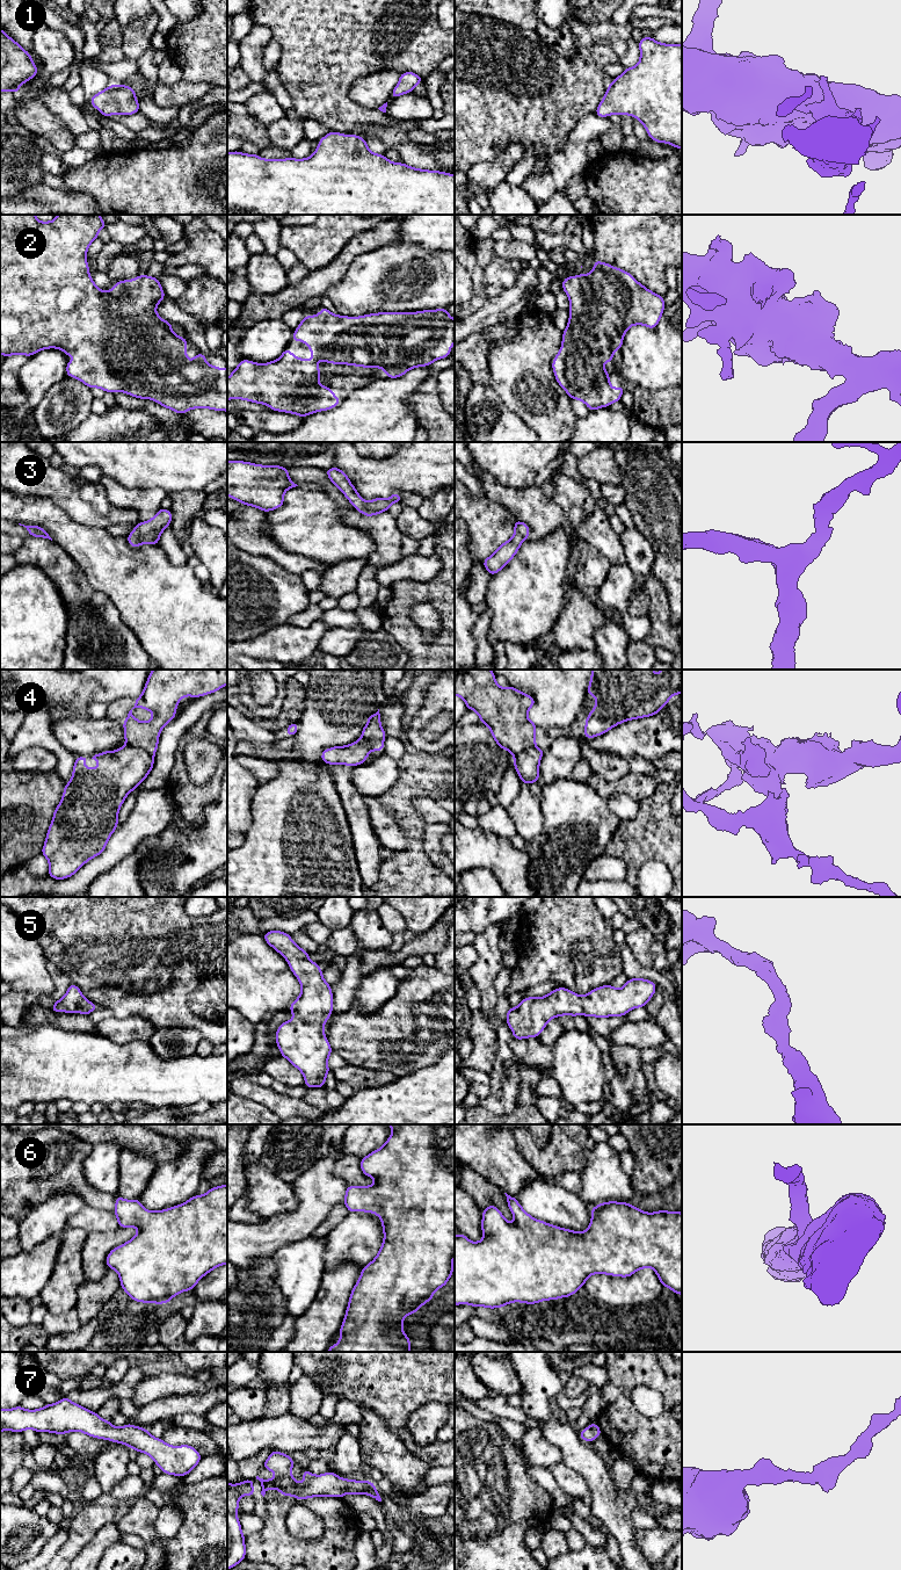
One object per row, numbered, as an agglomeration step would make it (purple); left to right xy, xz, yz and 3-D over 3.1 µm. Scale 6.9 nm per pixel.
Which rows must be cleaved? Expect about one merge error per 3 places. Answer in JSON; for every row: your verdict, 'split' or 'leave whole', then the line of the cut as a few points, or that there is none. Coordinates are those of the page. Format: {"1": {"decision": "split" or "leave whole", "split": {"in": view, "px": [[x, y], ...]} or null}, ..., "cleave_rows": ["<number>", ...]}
{"1": {"decision": "leave whole", "split": null}, "2": {"decision": "leave whole", "split": null}, "3": {"decision": "leave whole", "split": null}, "4": {"decision": "split", "split": {"in": "xy", "px": [[126, 743], [144, 749], [153, 757]]}}, "5": {"decision": "leave whole", "split": null}, "6": {"decision": "leave whole", "split": null}, "7": {"decision": "leave whole", "split": null}, "cleave_rows": ["4"]}

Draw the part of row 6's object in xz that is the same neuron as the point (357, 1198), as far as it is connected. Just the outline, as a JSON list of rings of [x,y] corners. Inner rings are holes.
[[[388,1124],[393,1134],[386,1143],[361,1159],[361,1170],[366,1177],[375,1179],[372,1186],[347,1186],[344,1206],[349,1213],[366,1211],[376,1214],[382,1220],[384,1231],[383,1245],[376,1258],[363,1267],[362,1273],[351,1290],[344,1319],[340,1329],[340,1341],[329,1346],[327,1352],[409,1352],[410,1346],[404,1330],[404,1318],[415,1314],[424,1303],[433,1301],[434,1293],[444,1287],[453,1272],[452,1258],[455,1257],[455,1124]]]

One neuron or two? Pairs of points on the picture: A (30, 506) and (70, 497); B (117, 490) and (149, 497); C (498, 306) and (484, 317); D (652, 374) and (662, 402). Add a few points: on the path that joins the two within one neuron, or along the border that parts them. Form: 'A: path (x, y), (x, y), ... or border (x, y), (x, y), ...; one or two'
A: border (24, 497), (48, 498), (72, 519); two
B: path (125, 497), (140, 497); one
C: path (494, 310), (487, 317); one
D: border (637, 384), (649, 389), (669, 389); two

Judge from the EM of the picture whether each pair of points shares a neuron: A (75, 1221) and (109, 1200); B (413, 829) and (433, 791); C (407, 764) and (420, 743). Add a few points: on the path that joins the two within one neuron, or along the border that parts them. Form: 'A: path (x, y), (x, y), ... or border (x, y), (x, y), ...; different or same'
A: border (86, 1203), (113, 1212); different
B: path (408, 815), (408, 798), (415, 791), (419, 791); same
C: border (404, 732), (407, 740), (419, 750), (442, 750); different

